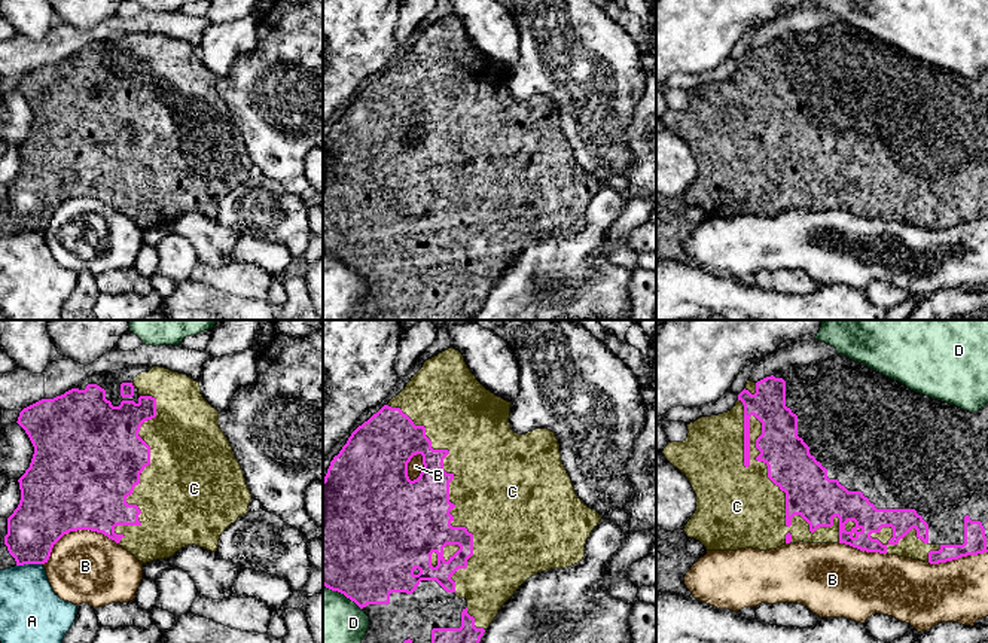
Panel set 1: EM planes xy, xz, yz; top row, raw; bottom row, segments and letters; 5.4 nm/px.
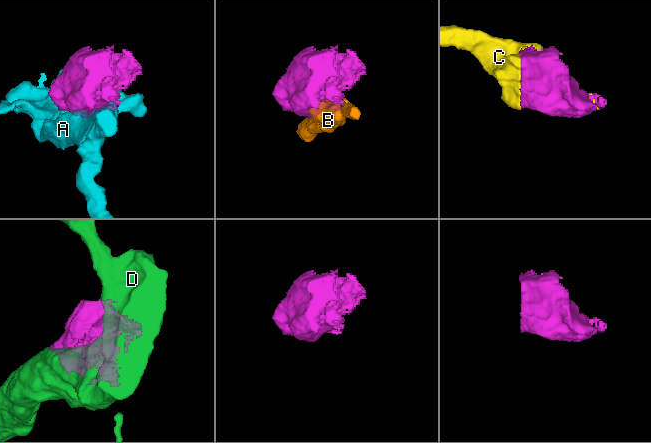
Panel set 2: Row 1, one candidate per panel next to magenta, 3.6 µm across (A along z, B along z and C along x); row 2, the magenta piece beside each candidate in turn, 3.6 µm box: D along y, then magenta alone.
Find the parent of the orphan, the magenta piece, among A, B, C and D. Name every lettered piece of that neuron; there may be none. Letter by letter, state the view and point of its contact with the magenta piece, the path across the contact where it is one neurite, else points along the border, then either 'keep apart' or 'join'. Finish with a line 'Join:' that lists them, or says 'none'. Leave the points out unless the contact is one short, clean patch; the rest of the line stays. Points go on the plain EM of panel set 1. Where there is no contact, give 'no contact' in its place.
A: contact xy (29, 229); keep apart
B: contact xy (76, 197); keep apart
C: contact yz (758, 122); join
D: contact xz (342, 259); keep apart
Join: C

